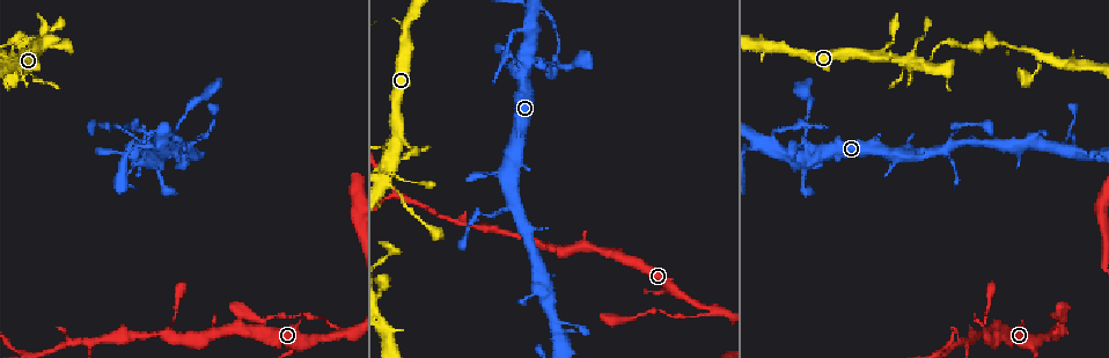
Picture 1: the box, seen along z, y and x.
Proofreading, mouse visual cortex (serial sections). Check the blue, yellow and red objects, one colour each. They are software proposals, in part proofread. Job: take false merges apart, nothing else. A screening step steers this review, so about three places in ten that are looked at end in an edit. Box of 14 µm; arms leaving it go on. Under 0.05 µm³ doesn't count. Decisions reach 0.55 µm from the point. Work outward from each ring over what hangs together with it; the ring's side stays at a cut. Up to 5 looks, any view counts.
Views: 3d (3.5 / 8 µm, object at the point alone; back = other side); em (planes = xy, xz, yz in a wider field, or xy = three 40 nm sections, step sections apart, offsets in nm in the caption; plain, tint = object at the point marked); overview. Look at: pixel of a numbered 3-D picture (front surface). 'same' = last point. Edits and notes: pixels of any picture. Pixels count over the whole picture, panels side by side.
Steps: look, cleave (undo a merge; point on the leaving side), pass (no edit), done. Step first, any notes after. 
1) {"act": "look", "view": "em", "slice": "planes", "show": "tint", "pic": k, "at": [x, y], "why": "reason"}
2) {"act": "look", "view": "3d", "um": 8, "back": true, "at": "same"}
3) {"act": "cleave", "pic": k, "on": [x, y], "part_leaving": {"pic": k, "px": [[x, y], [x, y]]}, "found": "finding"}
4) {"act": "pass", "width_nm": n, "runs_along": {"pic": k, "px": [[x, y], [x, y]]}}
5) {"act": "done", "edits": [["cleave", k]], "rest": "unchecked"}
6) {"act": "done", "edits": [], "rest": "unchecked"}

{"act": "look", "view": "em", "slice": "xy", "step": 5, "show": "tint", "pic": 1, "at": [539, 242], "why": "narrows sharply"}

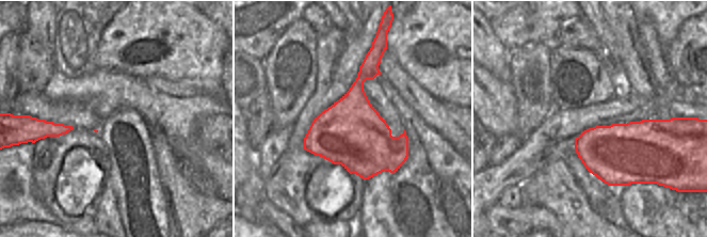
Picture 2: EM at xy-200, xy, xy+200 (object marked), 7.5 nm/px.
{"act": "look", "view": "3d", "um": 3.5, "at": "same"}

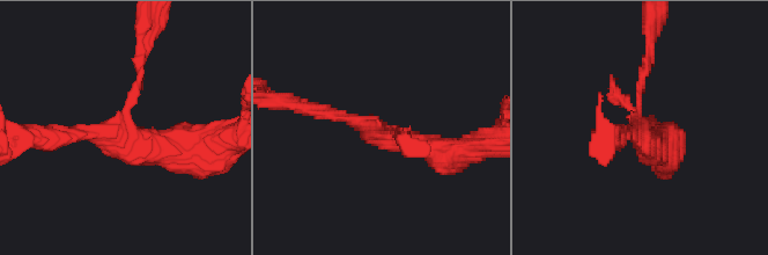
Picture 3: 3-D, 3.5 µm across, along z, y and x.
{"act": "pass", "runs_along": {"pic": 3, "px": [[442, 157], [300, 106]]}, "found": "continuous, no second cell"}

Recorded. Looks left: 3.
{"act": "look", "view": "3d", "um": 3.5, "pic": 1, "at": [90, 341], "why": "a narrow waist"}

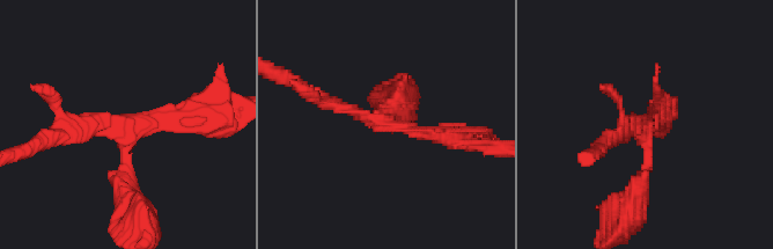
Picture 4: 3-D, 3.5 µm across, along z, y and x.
{"act": "look", "view": "em", "slice": "xy", "step": 5, "show": "tint", "pic": 4, "at": [647, 128], "why": "now the EM"}

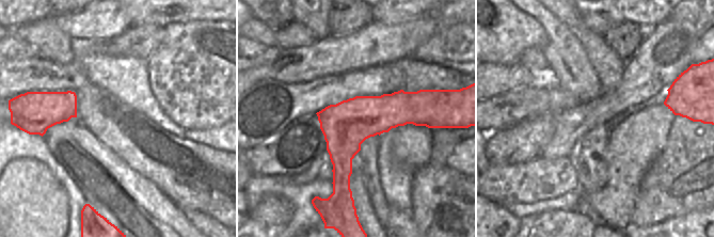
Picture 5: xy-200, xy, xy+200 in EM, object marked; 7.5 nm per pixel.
{"act": "pass", "found": "all the same cell"}

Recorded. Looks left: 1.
{"act": "done", "edits": [], "rest": "unchecked"}

